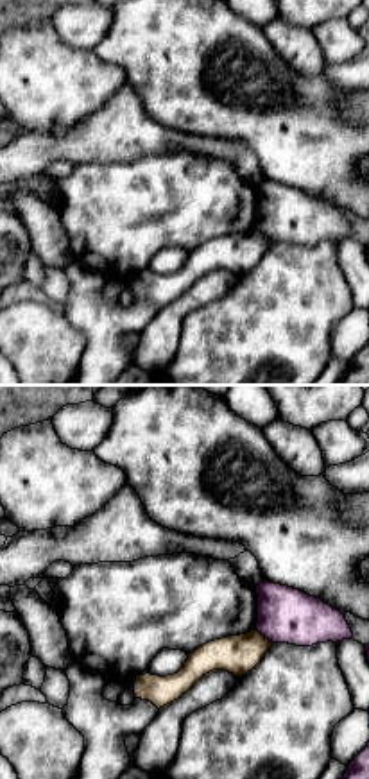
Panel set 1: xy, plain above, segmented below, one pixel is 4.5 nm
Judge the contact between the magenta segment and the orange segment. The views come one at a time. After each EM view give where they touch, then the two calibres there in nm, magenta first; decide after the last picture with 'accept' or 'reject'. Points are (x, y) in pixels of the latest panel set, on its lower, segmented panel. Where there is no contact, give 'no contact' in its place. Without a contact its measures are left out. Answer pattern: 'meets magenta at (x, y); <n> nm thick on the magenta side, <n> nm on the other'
meets magenta at (264, 636); 260 nm thick on the magenta side, 180 nm on the other

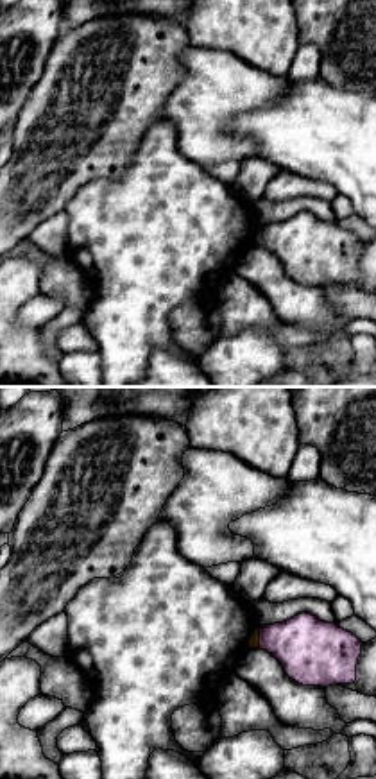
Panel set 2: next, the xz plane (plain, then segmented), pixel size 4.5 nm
meets magenta at (260, 638); 300 nm thick on the magenta side, 50 nm on the other

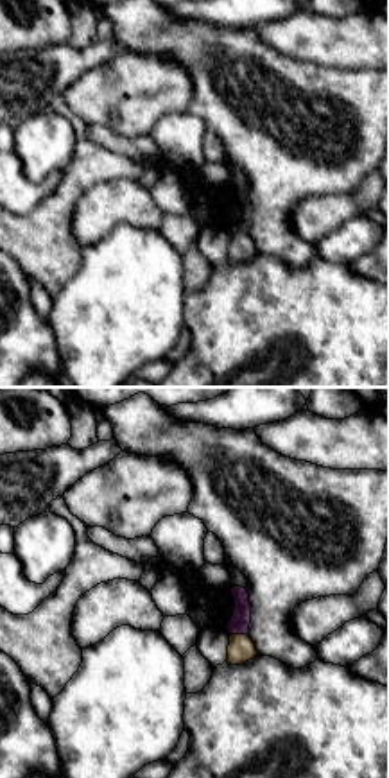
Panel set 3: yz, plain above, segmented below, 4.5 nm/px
meets magenta at (241, 633); 90 nm thick on the magenta side, 120 nm on the other

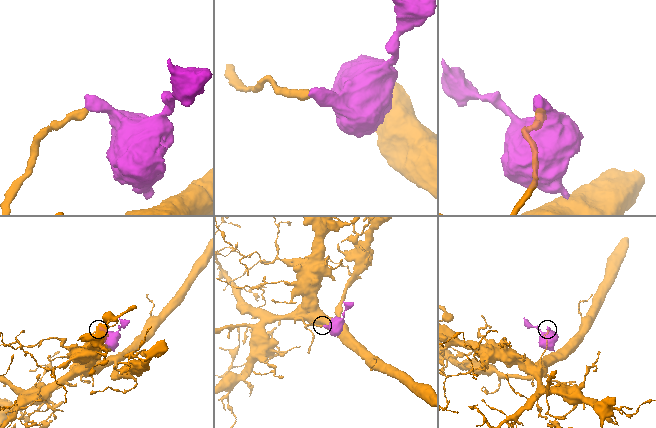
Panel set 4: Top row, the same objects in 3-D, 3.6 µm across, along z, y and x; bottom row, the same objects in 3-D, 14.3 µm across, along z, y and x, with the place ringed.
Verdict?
reject

